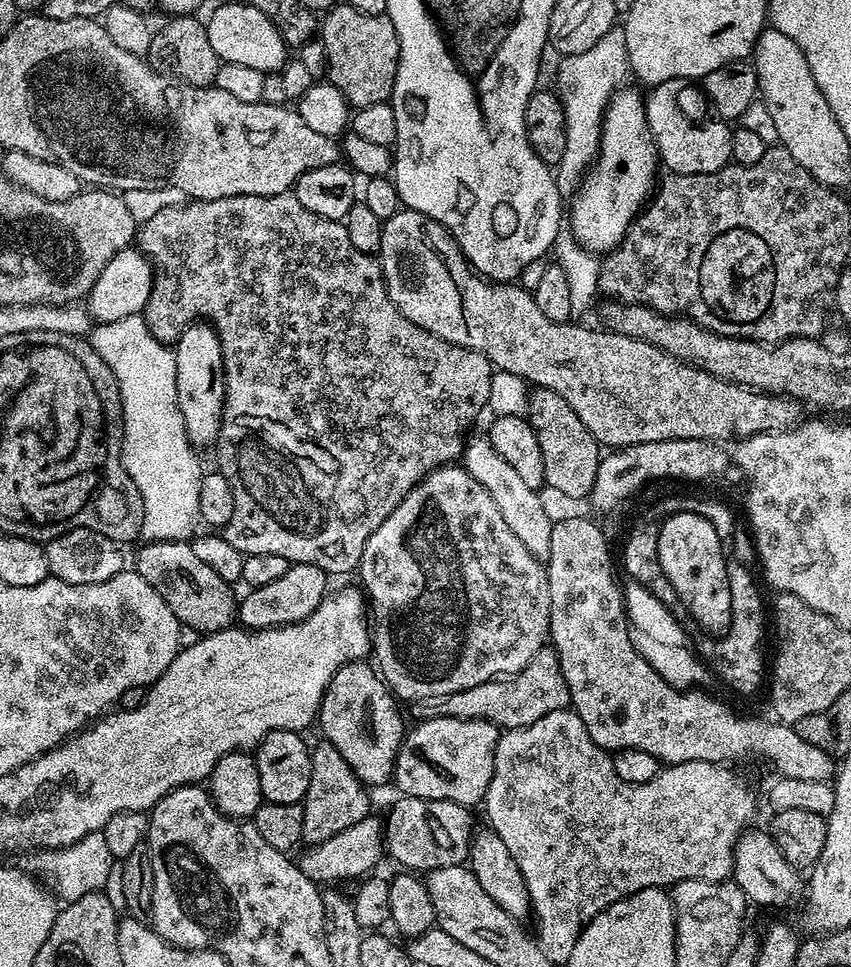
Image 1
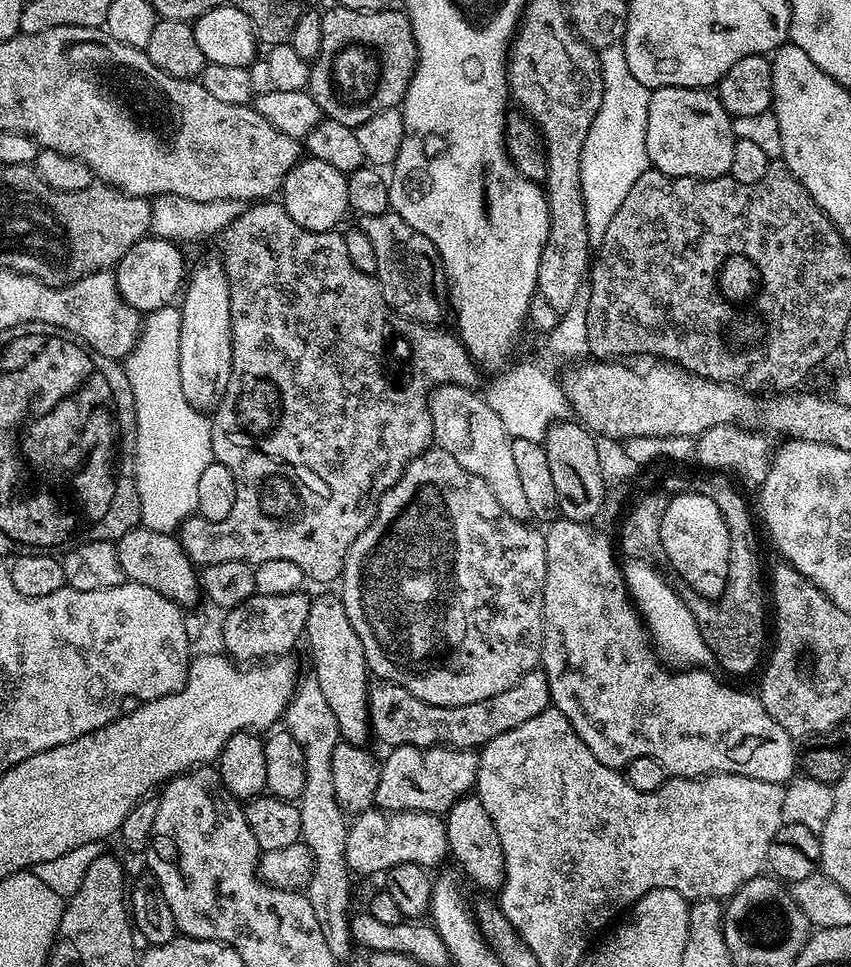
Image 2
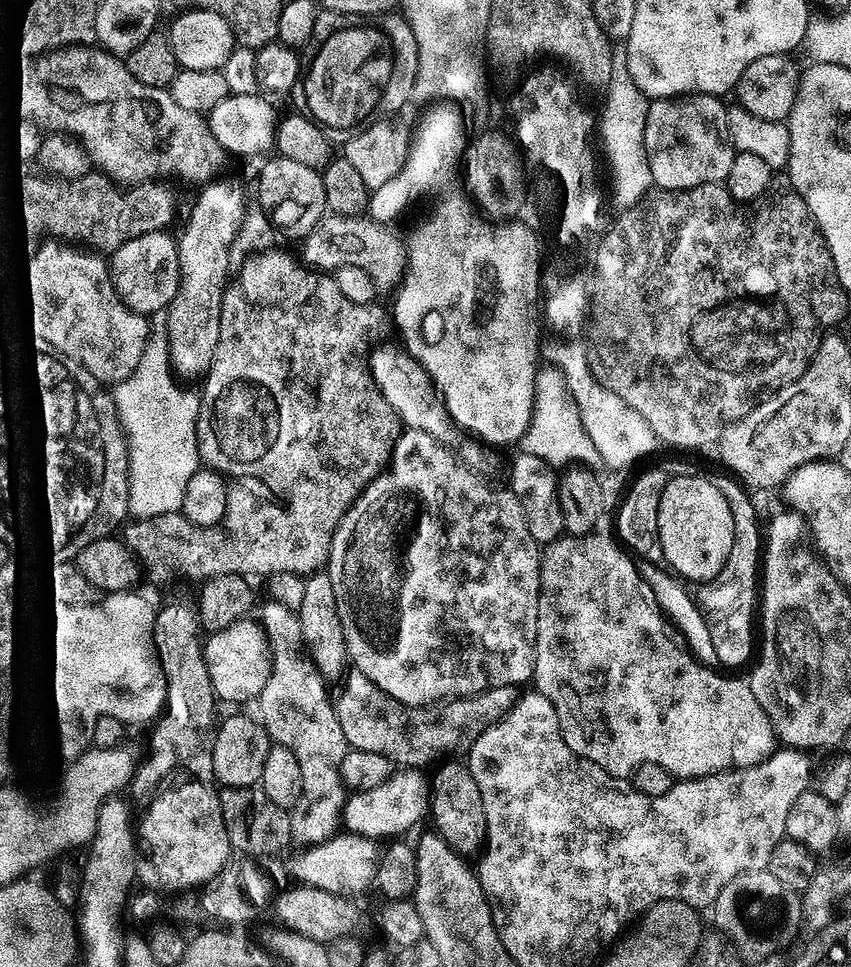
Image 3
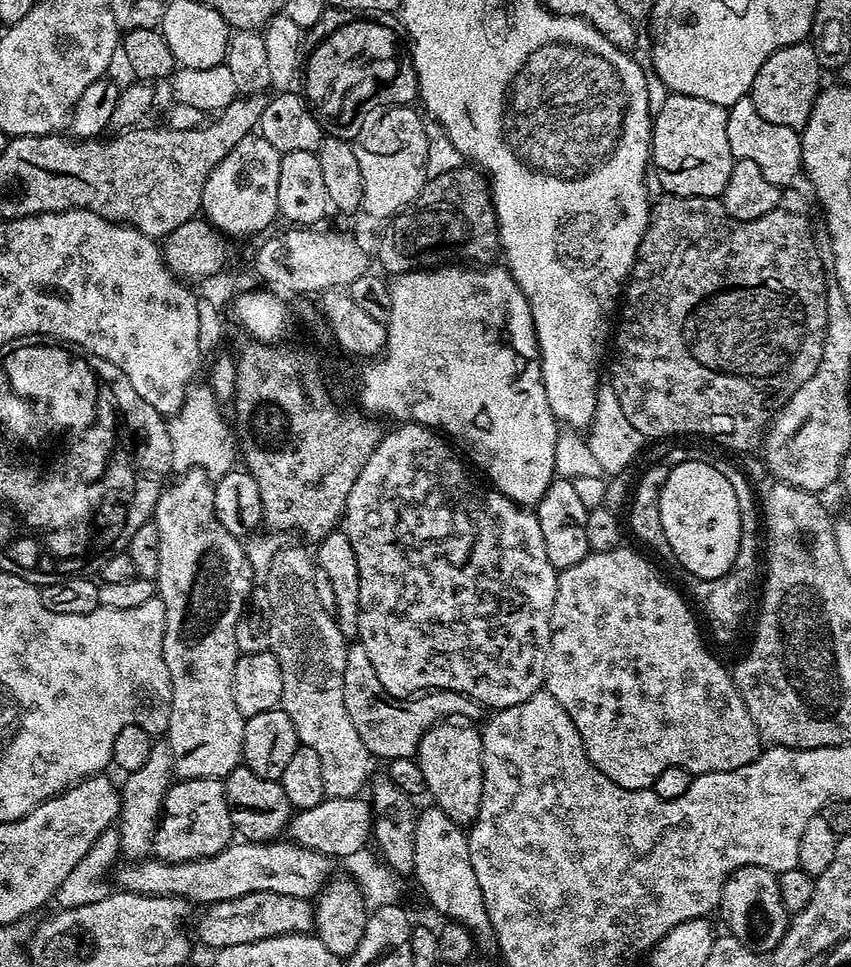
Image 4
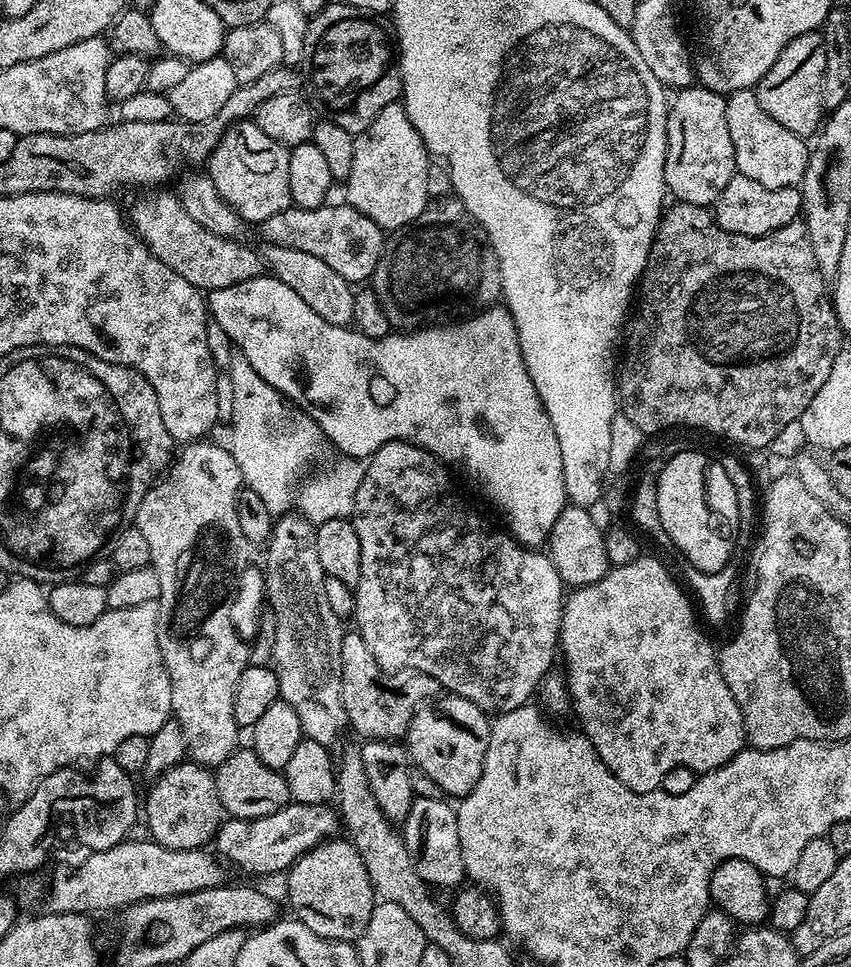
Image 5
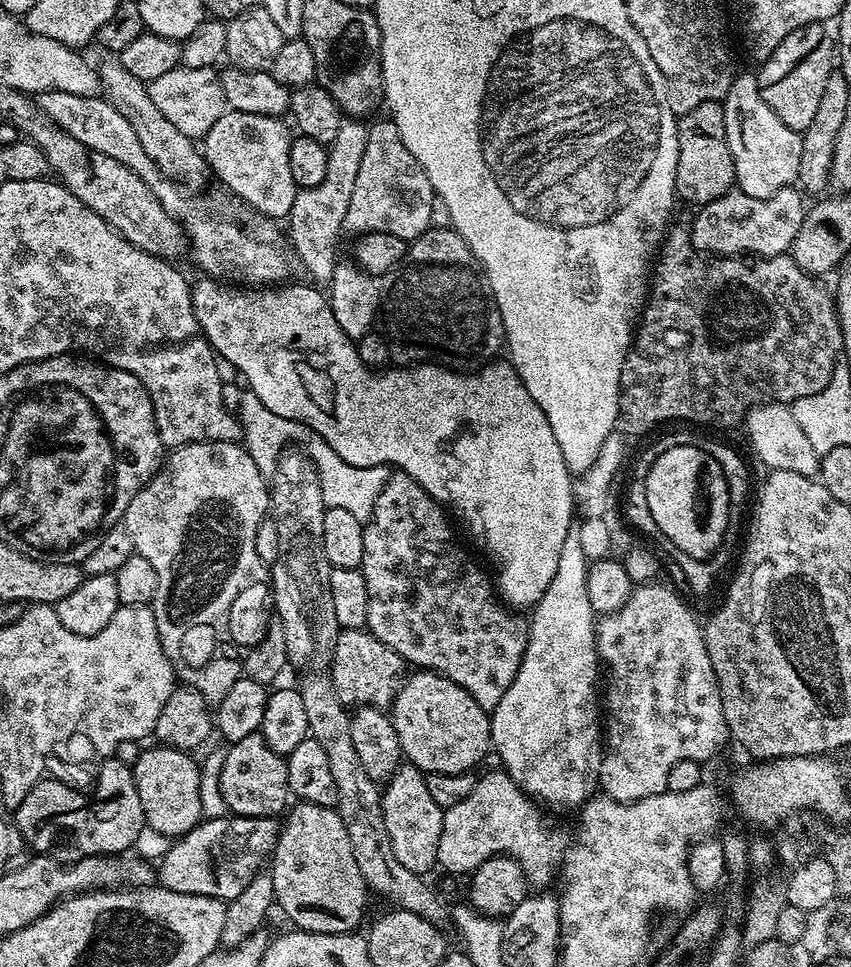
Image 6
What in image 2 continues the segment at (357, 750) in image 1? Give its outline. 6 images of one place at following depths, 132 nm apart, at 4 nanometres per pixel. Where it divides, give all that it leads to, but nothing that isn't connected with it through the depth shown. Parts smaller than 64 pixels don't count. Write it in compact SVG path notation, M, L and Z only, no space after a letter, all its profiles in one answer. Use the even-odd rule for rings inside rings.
M339 595L315 597L306 618L306 644L312 651L312 664L316 667L314 677L320 684L322 695L334 714L340 728L340 740L349 744L367 745L370 740L368 723L368 686L370 669L362 642L346 618L346 606Z

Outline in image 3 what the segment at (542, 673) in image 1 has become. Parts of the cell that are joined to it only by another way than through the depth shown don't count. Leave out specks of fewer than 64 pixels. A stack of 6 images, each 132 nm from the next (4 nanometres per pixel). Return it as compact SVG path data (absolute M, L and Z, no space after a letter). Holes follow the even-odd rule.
M352 670L334 703L351 749L382 754L404 770L424 770L427 764L435 765L441 758L471 748L487 728L494 726L510 711L517 699L515 687L488 688L475 696L449 698L427 706L403 704L398 702L398 698L390 698L386 690L374 686L366 674Z

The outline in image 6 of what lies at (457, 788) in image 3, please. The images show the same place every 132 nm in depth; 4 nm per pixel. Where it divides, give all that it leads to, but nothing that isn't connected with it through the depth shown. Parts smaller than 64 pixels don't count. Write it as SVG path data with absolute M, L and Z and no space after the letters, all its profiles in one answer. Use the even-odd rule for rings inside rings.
M416 670L401 683L390 715L398 734L400 751L407 763L427 774L472 772L475 764L492 748L489 713L462 686L438 672Z

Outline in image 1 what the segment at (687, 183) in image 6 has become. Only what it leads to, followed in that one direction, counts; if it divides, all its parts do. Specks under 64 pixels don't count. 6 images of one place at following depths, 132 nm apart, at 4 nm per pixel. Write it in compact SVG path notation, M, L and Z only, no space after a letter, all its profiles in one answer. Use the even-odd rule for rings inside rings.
M660 82L649 96L643 97L644 113L652 141L656 144L656 155L659 163L664 164L669 173L678 176L690 174L710 174L727 166L732 159L730 142L732 128L719 118L704 120L695 124L686 113L680 109L676 101L676 87L672 82Z

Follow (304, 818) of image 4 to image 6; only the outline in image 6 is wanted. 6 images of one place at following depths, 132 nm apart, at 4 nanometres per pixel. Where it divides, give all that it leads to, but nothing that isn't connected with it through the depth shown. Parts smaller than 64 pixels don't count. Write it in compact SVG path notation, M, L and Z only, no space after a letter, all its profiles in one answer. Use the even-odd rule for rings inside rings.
M231 814L207 817L194 830L179 837L164 855L158 866L159 883L175 893L192 893L225 902L234 900L275 851L279 829L273 817Z

